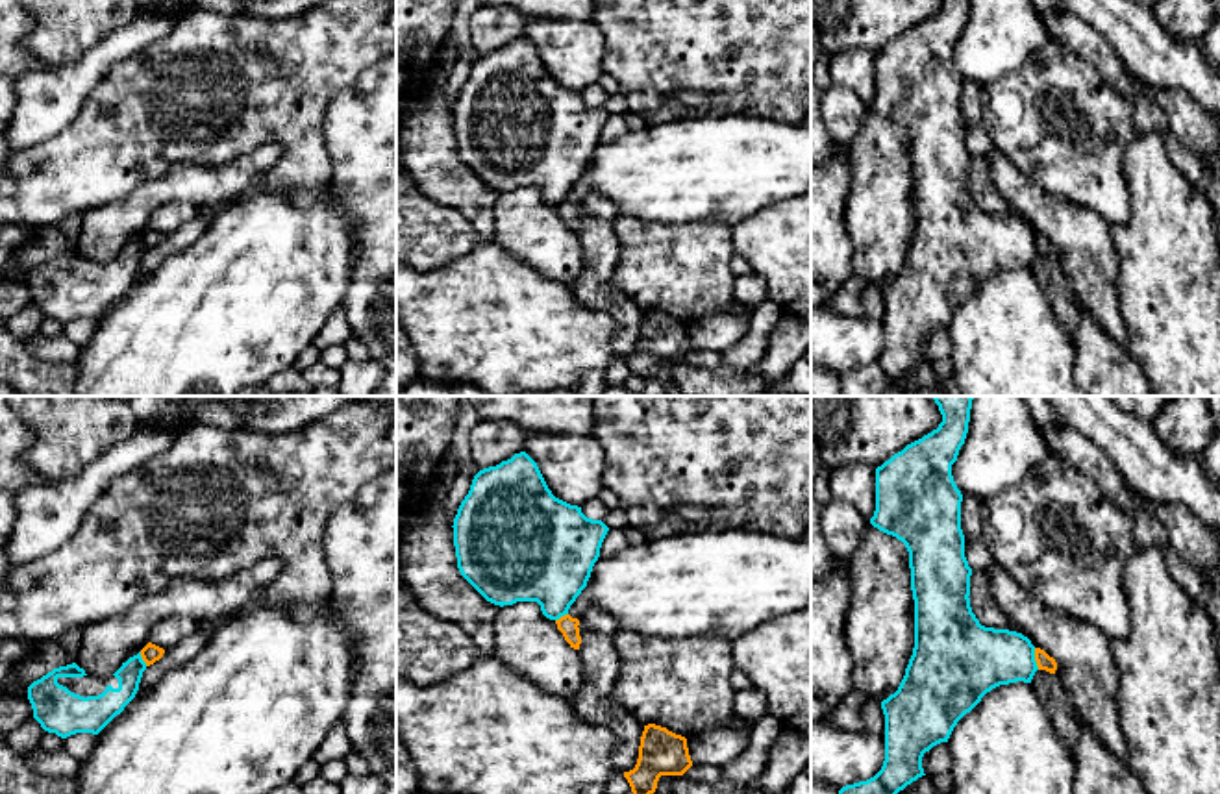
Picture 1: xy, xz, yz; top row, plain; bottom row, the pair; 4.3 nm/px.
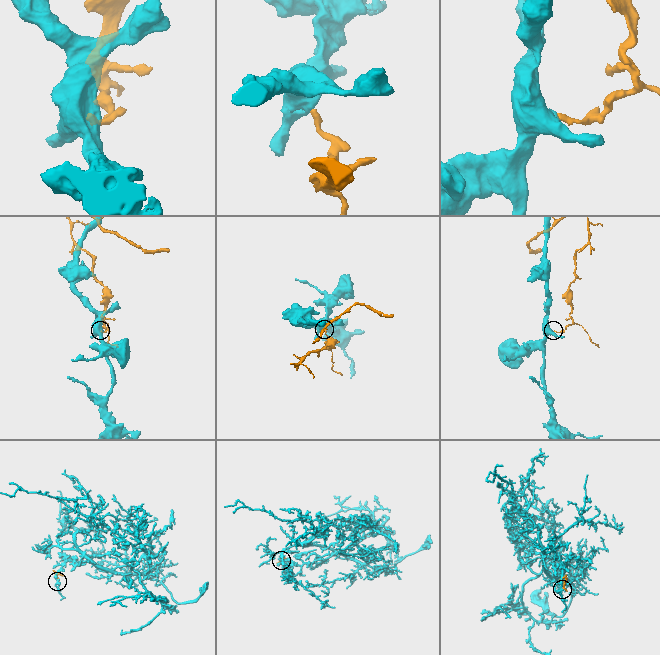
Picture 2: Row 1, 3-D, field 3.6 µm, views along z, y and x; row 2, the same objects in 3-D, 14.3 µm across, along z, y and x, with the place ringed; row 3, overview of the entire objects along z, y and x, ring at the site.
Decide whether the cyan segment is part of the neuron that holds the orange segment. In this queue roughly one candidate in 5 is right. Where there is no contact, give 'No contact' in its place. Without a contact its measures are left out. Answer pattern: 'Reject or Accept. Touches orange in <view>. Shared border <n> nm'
Reject. Touches orange in yz. Shared border 100 nm

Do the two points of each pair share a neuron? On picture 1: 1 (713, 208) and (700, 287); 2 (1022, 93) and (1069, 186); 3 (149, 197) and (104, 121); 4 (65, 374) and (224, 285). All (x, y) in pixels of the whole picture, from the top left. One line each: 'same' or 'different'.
1: different
2: same
3: different
4: different

